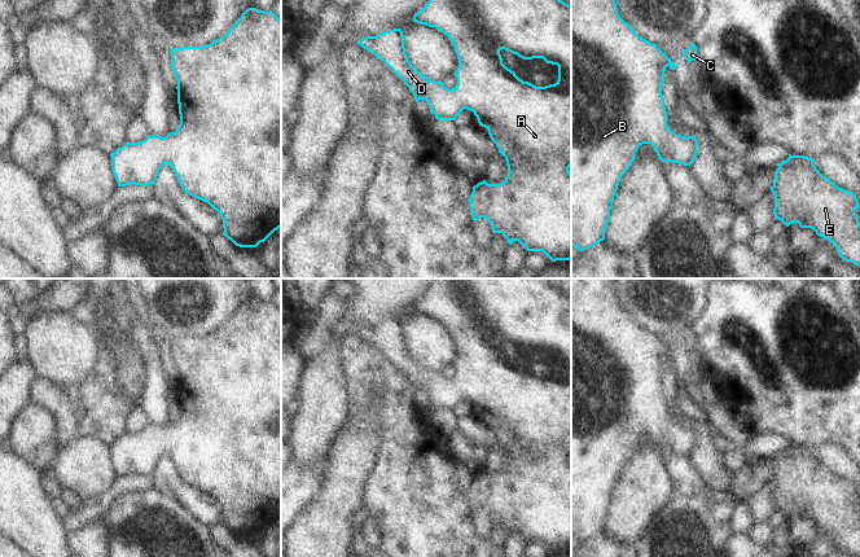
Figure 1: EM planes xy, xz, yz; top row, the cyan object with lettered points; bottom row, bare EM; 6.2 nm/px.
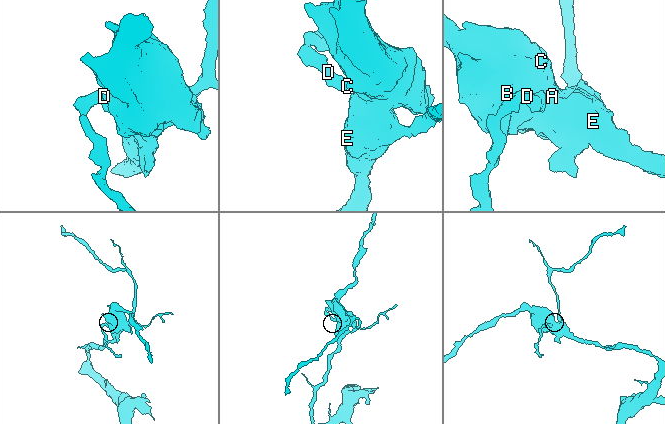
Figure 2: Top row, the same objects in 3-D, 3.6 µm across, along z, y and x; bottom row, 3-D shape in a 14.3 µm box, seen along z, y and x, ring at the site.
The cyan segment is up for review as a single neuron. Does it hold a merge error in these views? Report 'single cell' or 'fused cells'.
single cell

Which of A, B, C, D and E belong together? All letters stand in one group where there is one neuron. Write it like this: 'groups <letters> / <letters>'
groups A B C D E

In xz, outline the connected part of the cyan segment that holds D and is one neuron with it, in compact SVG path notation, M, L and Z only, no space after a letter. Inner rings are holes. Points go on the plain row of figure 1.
M434 278L433 285L427 294L414 303L413 312L426 315L429 317L435 317L438 321L448 326L458 350L458 358L455 361L457 374L453 380L448 380L443 372L434 372L427 369L425 365L420 364L411 354L407 347L404 337L404 326L402 319L394 319L381 323L376 326L365 326L357 330L356 334L361 335L368 342L373 343L378 350L383 351L394 364L396 364L404 374L413 383L416 392L425 390L430 398L430 403L435 405L439 411L455 411L456 407L468 399L474 403L478 409L479 416L488 420L491 430L499 438L499 443L505 447L508 456L508 465L505 470L500 474L488 474L486 470L478 473L473 477L473 482L468 490L470 503L474 513L484 508L491 518L492 523L501 523L508 534L512 535L518 531L527 541L543 541L552 552L556 551L570 551L571 549L571 462L569 457L571 456L571 295L563 293L556 288L548 278ZM505 339L523 350L543 348L547 354L558 356L558 370L554 374L545 377L536 377L528 372L519 369L514 361L508 359L503 354L500 341Z

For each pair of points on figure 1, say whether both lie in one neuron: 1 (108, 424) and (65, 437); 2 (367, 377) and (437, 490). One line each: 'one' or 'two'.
1: one
2: one

